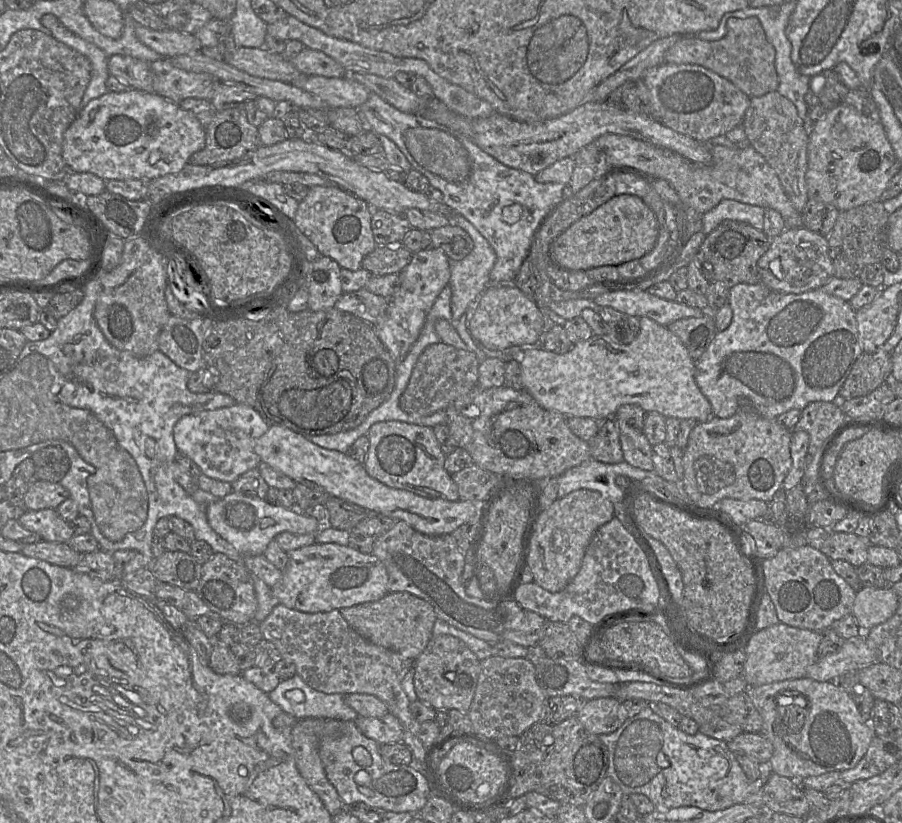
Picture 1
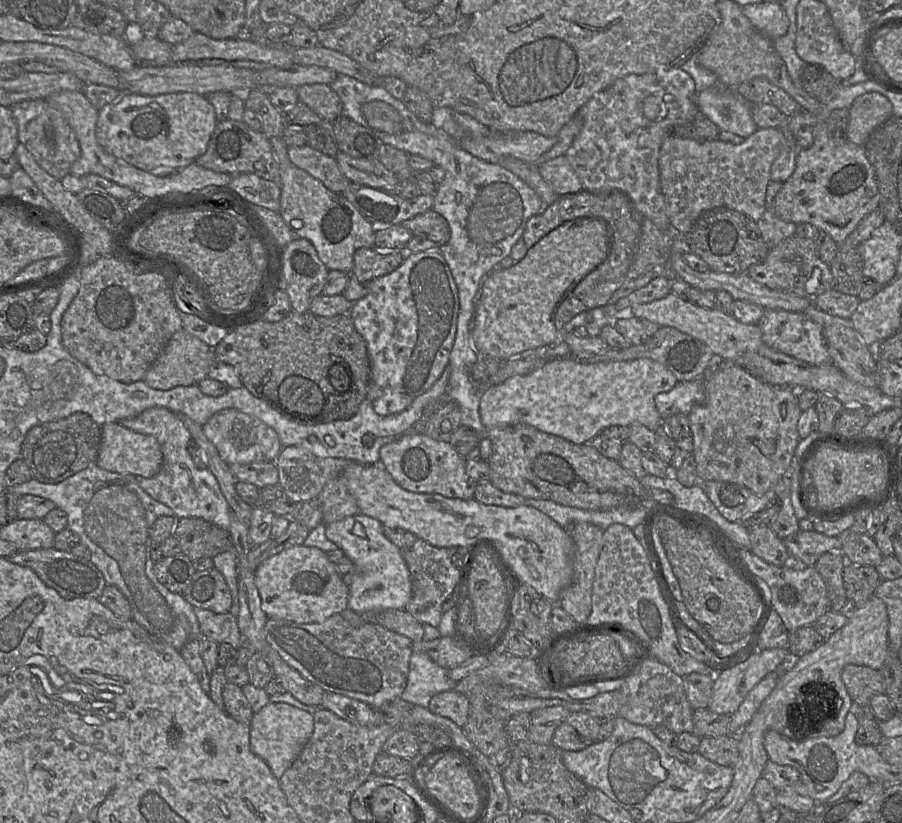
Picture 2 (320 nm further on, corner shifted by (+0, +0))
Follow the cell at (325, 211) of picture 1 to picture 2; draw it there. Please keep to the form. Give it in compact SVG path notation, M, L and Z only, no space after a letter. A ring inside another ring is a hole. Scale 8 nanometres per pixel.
M281 136L269 139L279 166L281 189L279 213L295 238L304 238L314 246L319 259L328 270L351 273L353 255L359 248L374 247L376 228L342 194L332 192L319 180L296 167L287 155Z

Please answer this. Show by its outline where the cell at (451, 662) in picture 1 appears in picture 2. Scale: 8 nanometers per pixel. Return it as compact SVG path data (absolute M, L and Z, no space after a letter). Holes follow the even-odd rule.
M455 690L444 691L431 698L428 709L463 728L469 717L469 696Z

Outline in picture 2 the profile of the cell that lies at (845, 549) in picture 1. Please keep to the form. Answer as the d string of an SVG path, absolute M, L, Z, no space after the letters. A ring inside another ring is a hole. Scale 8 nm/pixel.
M801 531L782 540L789 555L801 559L806 566L814 566L826 552L841 552L842 538L826 536L815 531Z

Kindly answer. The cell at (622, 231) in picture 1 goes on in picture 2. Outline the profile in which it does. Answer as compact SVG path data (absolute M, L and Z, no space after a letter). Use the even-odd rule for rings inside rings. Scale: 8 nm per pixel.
M600 218L566 221L541 238L516 265L493 270L474 297L471 338L483 354L499 361L560 338L554 324L559 305L608 256L610 229Z

